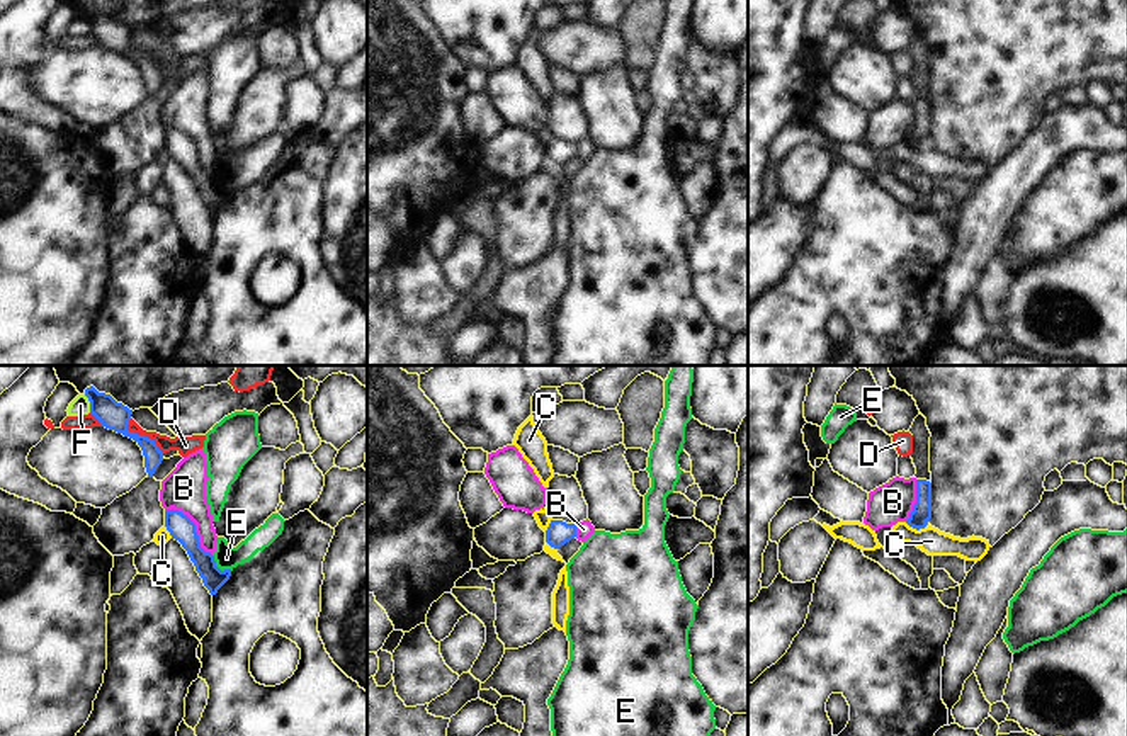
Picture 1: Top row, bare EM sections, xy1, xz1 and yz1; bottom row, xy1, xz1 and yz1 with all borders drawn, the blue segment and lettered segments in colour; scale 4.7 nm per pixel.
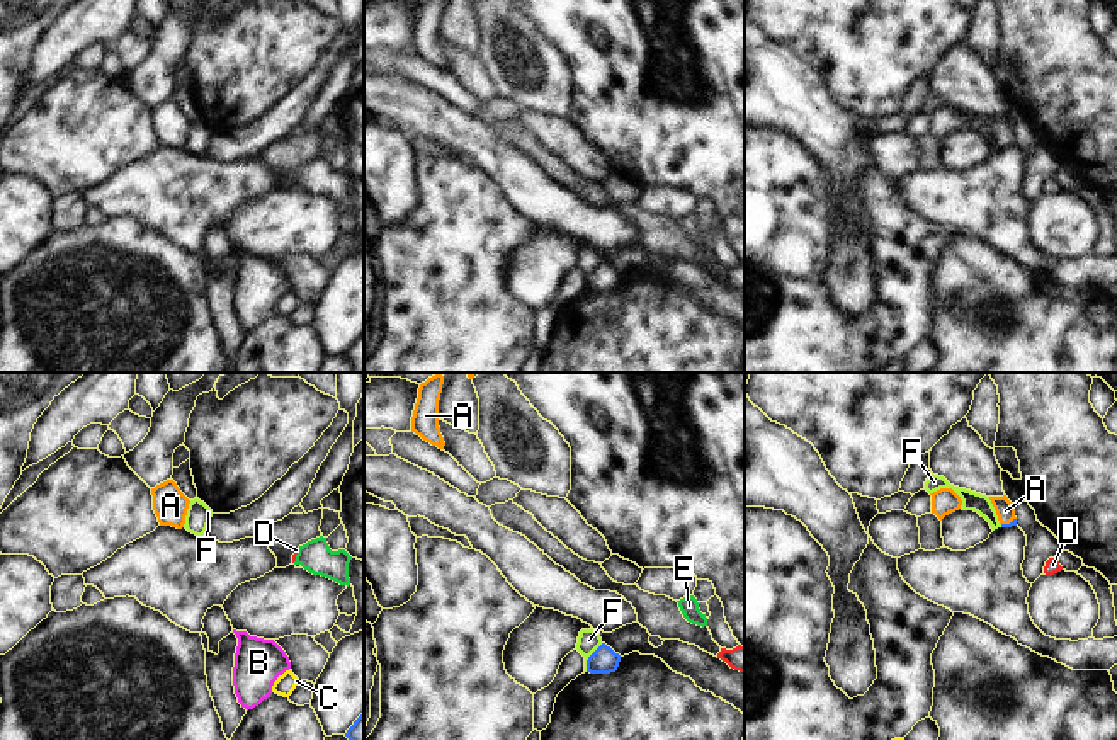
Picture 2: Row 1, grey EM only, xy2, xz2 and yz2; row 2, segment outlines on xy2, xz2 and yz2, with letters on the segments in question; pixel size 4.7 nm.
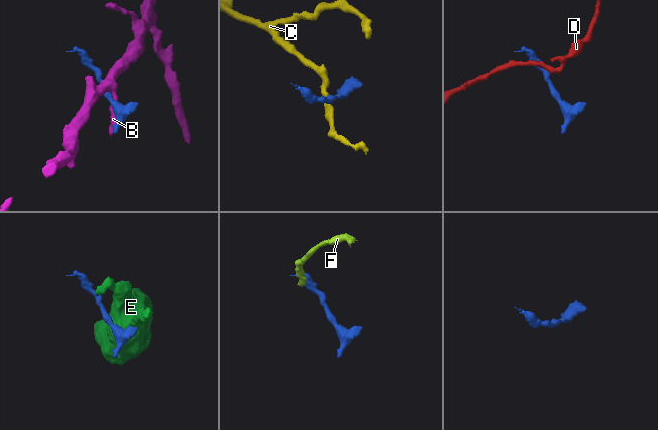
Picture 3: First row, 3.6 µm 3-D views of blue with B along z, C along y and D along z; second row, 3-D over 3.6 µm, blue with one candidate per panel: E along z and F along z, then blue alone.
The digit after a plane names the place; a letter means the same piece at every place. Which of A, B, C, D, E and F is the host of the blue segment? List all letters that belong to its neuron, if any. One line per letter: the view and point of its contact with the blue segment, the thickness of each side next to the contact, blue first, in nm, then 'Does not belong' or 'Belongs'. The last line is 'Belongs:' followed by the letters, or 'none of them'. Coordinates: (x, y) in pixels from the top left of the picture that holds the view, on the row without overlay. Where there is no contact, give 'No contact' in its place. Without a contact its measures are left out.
A: Touches blue at yz2 (1010, 142). Thickness 30 nm (blue) against 90 nm. Belongs
B: Touches blue at xy1 (194, 147). Thickness 120 nm (blue) against 200 nm. Does not belong
C: Touches blue at yz1 (915, 147). Thickness 100 nm (blue) against 120 nm. Does not belong
D: Touches blue at xy1 (141, 55). Thickness 140 nm (blue) against 90 nm. Does not belong
E: Touches blue at xy1 (218, 187). Thickness 120 nm (blue) against 110 nm. Does not belong
F: Touches blue at xz2 (589, 276). Thickness 130 nm (blue) against 110 nm. Does not belong
Belongs: A.

